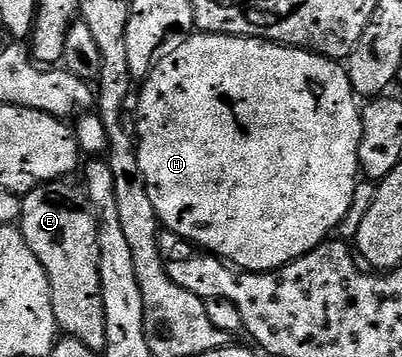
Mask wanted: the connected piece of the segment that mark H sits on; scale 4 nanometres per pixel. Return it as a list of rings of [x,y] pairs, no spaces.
[[[195,33],[184,41],[184,45],[172,49],[168,57],[154,64],[150,74],[141,80],[140,87],[142,92],[138,95],[136,130],[140,173],[144,173],[148,197],[152,197],[159,224],[165,230],[176,232],[181,239],[189,239],[199,248],[246,271],[278,271],[327,242],[333,236],[330,234],[345,221],[360,180],[358,150],[362,136],[362,113],[359,96],[355,95],[354,86],[350,84],[349,70],[341,62],[325,59],[312,51],[302,51],[298,47],[271,43],[263,38]]]

